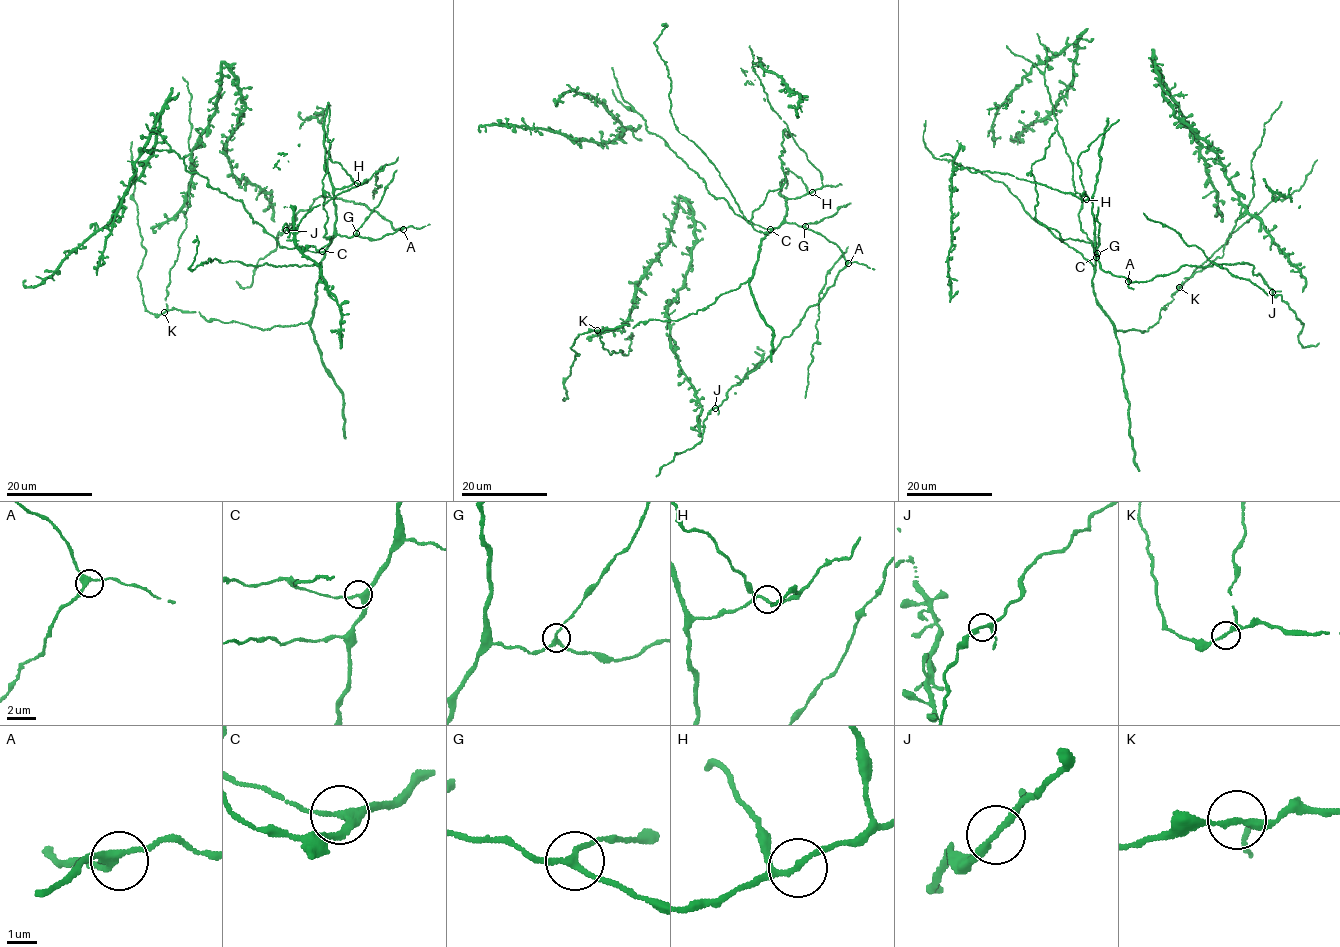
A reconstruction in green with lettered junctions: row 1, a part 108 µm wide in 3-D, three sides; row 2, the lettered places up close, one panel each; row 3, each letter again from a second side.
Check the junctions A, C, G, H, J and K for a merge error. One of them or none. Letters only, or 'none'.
none

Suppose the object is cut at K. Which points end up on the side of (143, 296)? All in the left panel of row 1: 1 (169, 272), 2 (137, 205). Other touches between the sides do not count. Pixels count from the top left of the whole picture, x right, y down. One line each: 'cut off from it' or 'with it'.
1: cut off from it
2: with it

